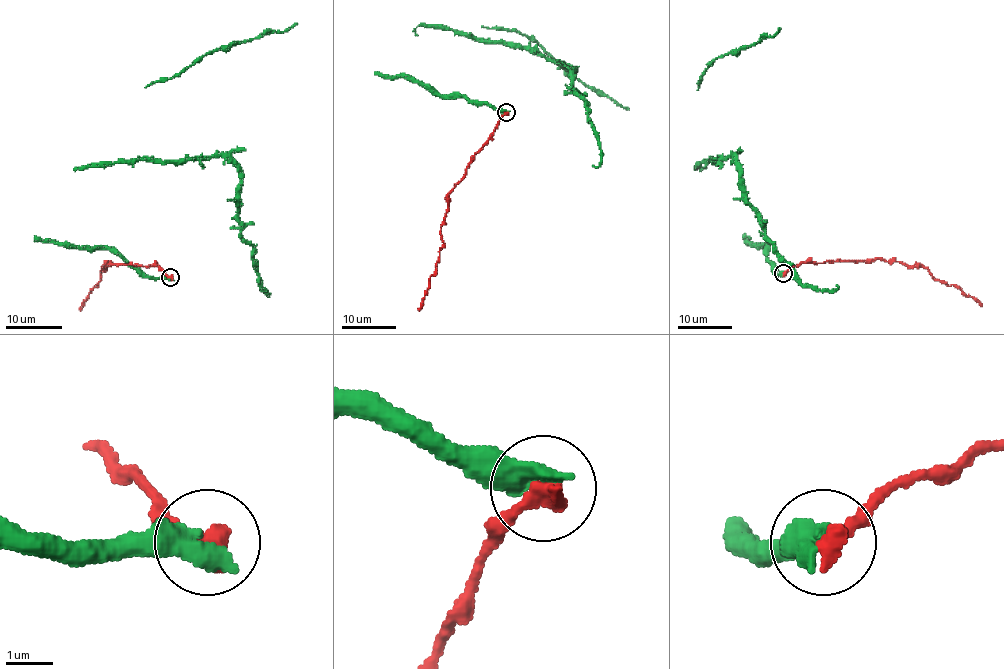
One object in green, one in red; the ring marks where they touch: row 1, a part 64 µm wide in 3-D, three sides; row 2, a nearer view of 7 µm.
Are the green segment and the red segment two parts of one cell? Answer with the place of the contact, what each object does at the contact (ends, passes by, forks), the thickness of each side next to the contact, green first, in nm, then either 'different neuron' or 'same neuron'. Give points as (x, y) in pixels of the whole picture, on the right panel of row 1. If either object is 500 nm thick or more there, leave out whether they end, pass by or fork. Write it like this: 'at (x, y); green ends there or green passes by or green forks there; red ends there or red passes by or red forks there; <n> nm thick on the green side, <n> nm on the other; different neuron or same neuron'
at (783, 273); 500 nm thick on the green side, 440 nm on the other; different neuron

